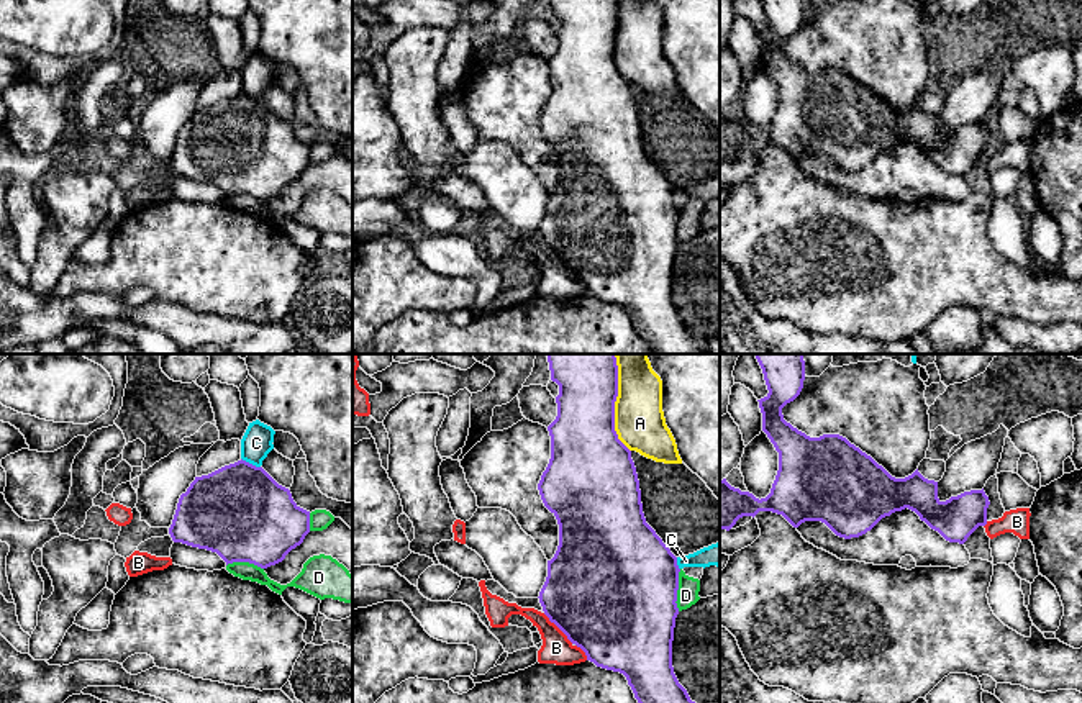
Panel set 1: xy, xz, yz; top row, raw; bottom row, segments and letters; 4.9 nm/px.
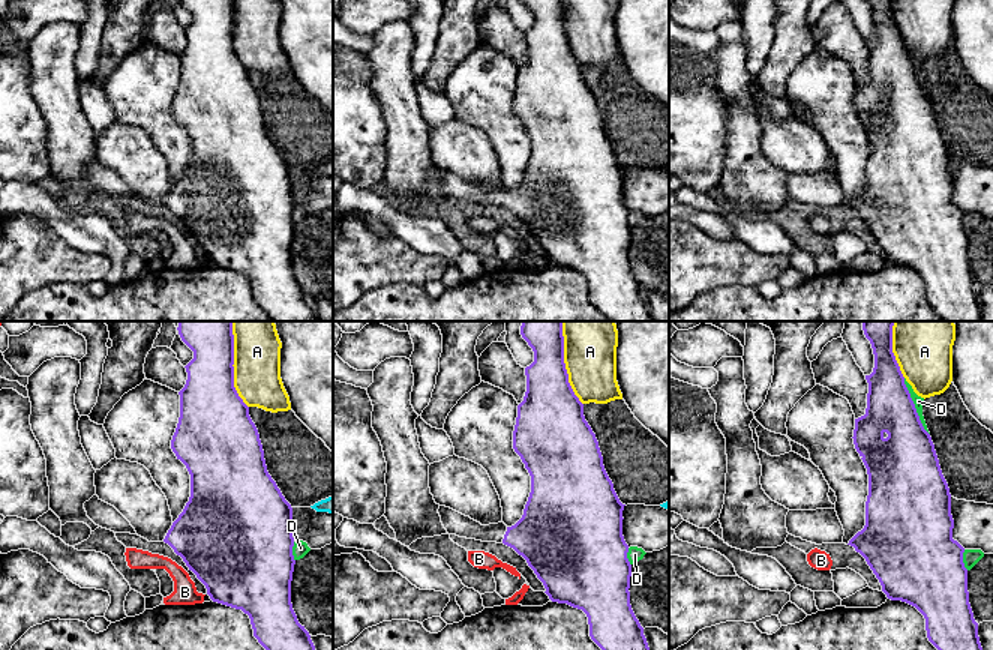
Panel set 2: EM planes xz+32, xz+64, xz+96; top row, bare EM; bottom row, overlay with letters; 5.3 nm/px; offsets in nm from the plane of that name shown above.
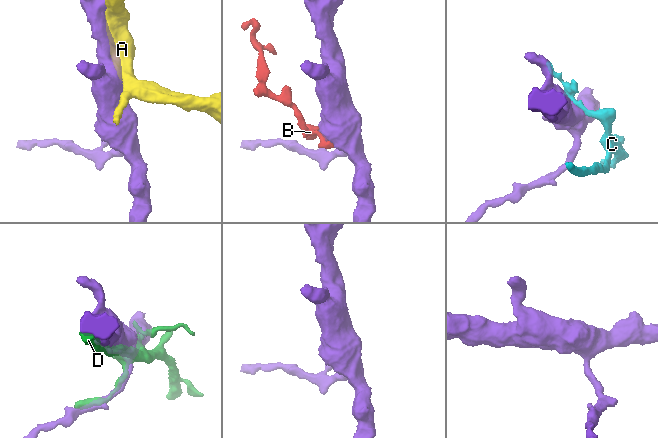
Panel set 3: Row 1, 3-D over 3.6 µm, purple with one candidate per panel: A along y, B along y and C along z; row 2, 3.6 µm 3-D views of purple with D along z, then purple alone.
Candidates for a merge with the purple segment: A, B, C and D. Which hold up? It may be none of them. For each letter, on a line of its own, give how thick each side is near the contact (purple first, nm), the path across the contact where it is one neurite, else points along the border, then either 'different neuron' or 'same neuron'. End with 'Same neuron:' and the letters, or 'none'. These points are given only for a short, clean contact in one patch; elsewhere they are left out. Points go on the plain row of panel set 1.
A: 360/240 nm | different neuron
B: 500/150 nm | along xz (543, 246), (572, 276) | different neuron
C: 460/150 nm | different neuron
D: 500/110 nm | different neuron
Same neuron: none

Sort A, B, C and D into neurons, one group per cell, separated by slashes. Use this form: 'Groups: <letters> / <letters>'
Groups: A / B / C / D

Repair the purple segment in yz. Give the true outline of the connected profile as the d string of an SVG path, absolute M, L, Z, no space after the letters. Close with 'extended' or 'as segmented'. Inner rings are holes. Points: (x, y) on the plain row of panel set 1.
M761 0L769 26L757 33L762 46L762 64L779 85L779 103L766 131L720 113L720 162L730 164L743 149L759 144L782 147L793 161L805 154L821 154L836 169L851 172L871 164L882 151L905 141L938 164L946 174L964 177L979 161L987 157L989 129L982 123L964 125L946 134L938 131L938 115L925 111L918 102L905 110L892 110L871 88L839 67L810 70L784 52L782 41L793 34L805 13L805 0Z; as segmented

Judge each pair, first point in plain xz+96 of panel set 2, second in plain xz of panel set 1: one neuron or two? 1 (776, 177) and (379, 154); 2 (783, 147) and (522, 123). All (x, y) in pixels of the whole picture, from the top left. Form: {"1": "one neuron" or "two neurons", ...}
{"1": "two neurons", "2": "two neurons"}

